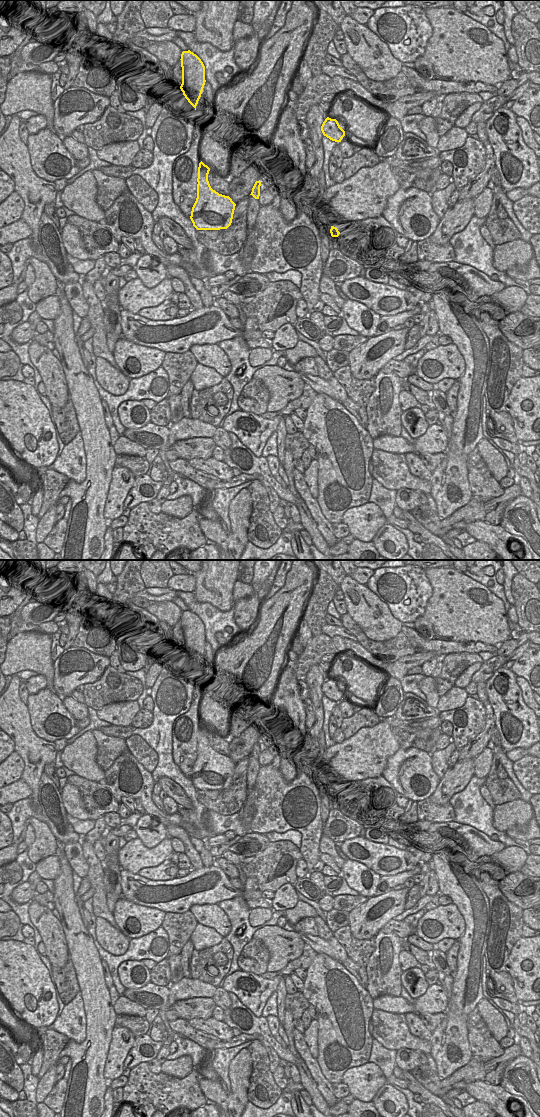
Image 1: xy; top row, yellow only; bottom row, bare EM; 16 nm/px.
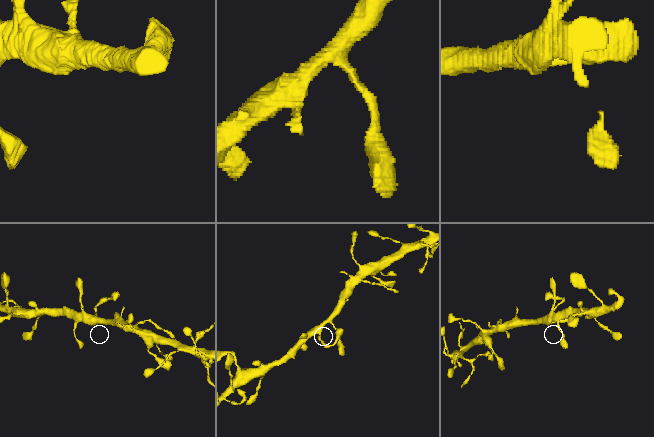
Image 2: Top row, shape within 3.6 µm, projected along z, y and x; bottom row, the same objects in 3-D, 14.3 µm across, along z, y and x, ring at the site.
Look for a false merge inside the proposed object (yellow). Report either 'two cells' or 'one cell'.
one cell

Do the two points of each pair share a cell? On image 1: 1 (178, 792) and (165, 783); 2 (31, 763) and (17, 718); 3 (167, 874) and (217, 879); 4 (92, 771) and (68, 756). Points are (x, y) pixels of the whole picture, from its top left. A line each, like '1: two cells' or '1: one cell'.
1: one cell
2: one cell
3: two cells
4: one cell

